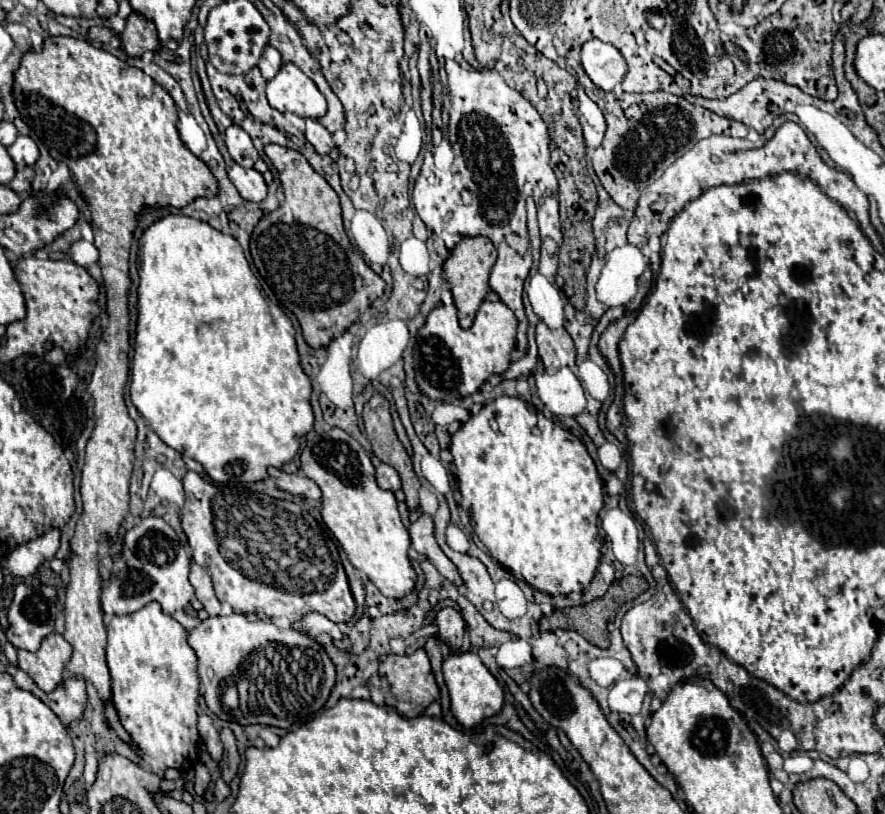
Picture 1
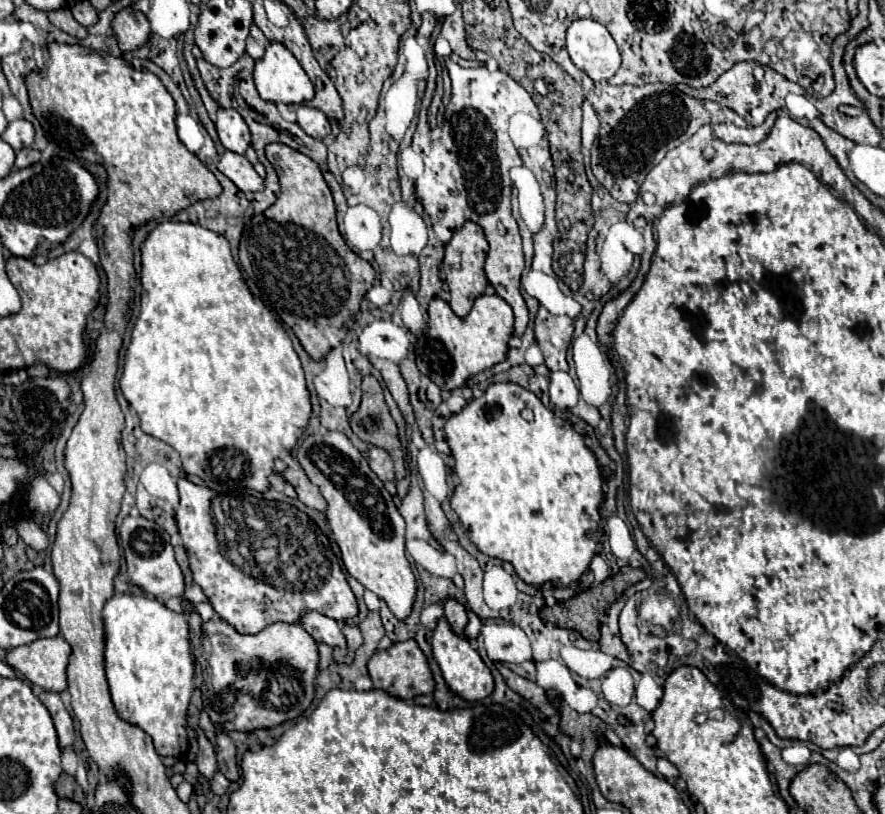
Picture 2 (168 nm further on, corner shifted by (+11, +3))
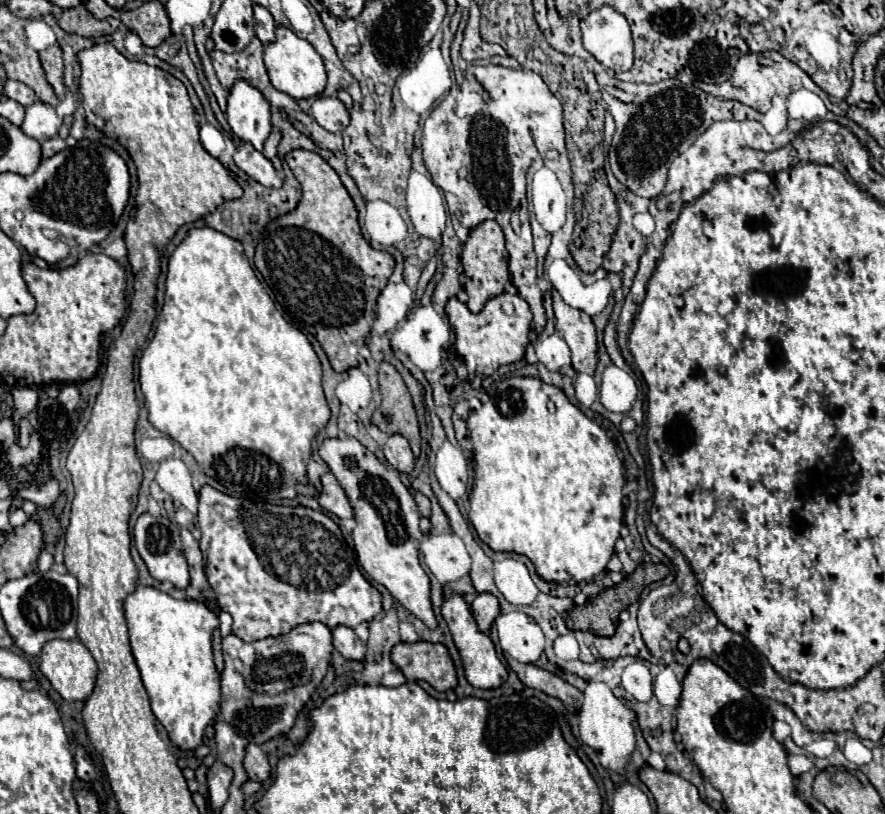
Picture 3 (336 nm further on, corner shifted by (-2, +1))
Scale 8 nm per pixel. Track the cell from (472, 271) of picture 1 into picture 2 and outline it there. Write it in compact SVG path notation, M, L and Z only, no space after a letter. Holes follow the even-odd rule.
M465 222L463 228L453 232L451 242L445 246L445 258L443 258L443 274L445 282L449 286L449 306L459 318L465 318L475 302L477 296L481 296L487 288L487 276L483 270L485 258L487 258L489 244L485 240L483 228L477 222Z

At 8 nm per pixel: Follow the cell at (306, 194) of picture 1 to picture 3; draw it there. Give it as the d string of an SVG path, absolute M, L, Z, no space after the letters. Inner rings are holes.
M292 150L284 160L296 180L302 184L302 198L292 212L272 220L264 228L256 246L254 264L274 292L274 300L282 306L284 316L300 330L316 336L332 368L336 372L344 372L352 366L358 366L360 348L364 346L364 338L376 320L376 298L392 274L394 258L388 252L374 250L362 238L354 202L326 160L310 150Z

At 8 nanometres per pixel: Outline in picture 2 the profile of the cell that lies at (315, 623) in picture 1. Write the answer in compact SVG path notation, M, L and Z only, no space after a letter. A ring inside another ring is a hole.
M305 612L299 622L317 642L325 642L331 648L335 648L335 646L345 648L345 636L335 620L323 616L319 612Z

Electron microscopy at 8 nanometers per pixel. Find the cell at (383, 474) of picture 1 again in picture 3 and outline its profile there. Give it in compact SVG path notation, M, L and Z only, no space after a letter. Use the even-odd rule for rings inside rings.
M388 436L384 444L384 456L392 468L402 474L410 474L414 470L414 456L408 442L402 436Z

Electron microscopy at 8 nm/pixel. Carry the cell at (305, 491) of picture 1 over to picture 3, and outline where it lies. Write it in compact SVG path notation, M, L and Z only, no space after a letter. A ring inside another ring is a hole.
M328 472L324 476L320 476L322 480L322 492L318 496L318 504L336 514L338 518L352 518L352 506L348 504L348 498L344 496L342 488L336 484L336 478Z

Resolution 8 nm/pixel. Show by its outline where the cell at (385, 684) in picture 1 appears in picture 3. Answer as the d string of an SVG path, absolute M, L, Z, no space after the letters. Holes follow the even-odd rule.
M400 642L392 648L394 666L406 676L406 680L426 680L436 690L456 688L456 670L444 644L432 642Z

